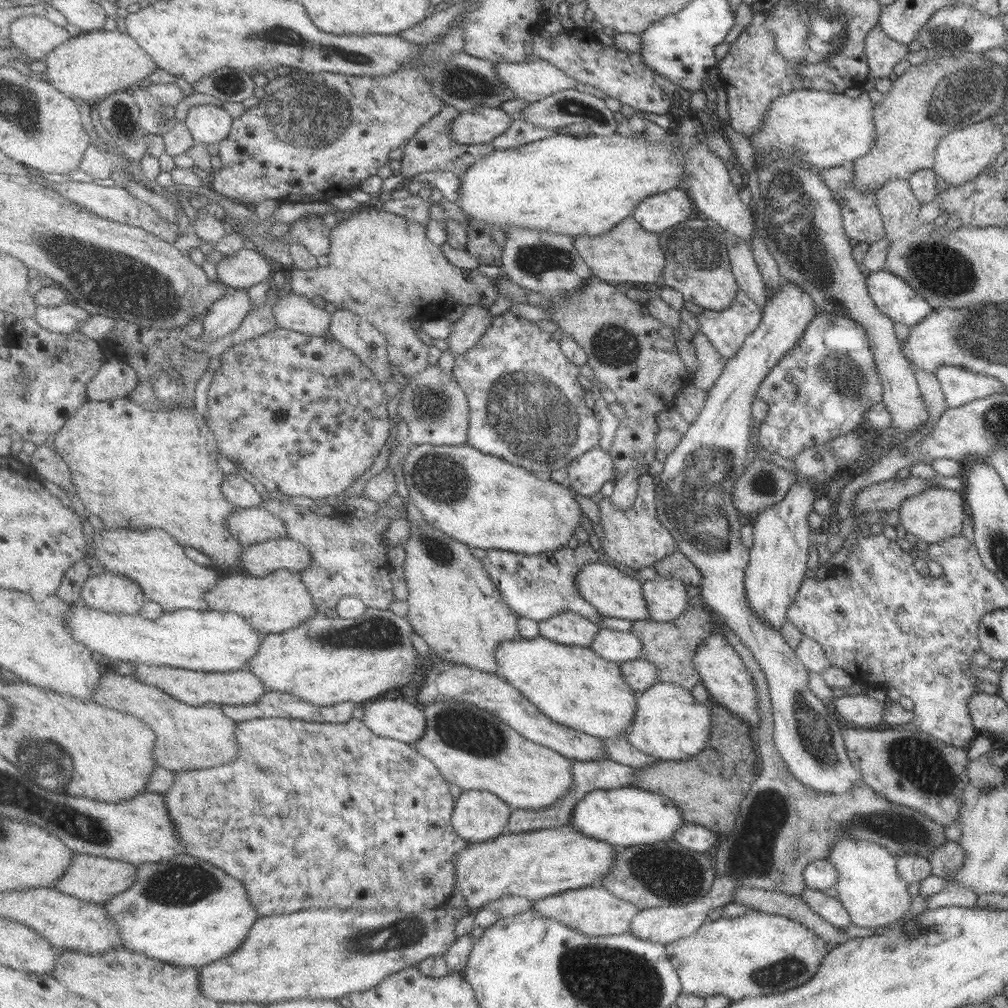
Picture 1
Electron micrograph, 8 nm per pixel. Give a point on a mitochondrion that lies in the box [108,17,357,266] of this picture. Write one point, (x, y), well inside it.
(121, 116)

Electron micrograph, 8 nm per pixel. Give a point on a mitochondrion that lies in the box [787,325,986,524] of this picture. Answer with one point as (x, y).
(838, 375)

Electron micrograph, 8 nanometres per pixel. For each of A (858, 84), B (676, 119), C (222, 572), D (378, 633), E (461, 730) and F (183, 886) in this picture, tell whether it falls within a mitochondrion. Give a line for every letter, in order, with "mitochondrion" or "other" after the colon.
A: other
B: other
C: other
D: mitochondrion
E: mitochondrion
F: mitochondrion

